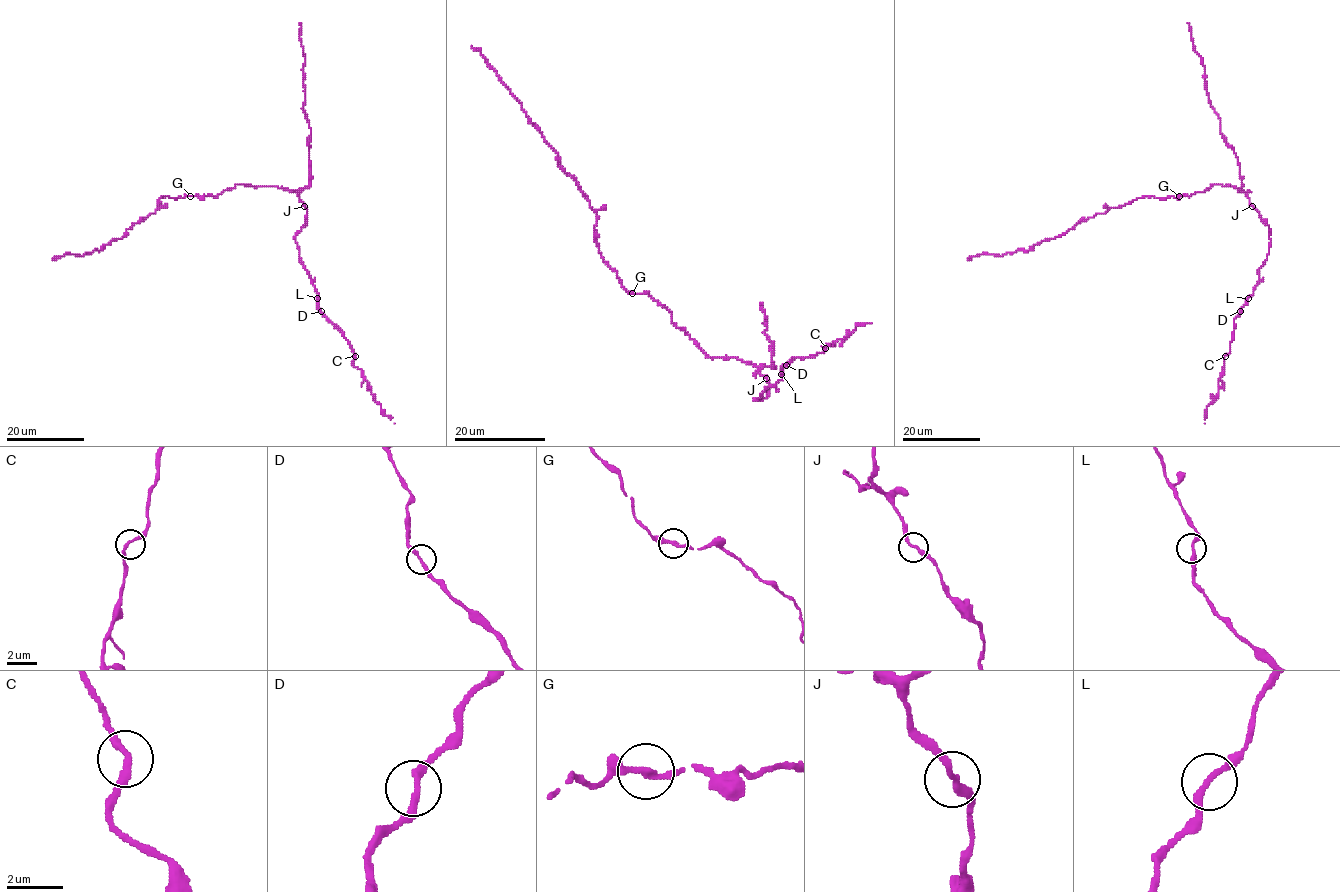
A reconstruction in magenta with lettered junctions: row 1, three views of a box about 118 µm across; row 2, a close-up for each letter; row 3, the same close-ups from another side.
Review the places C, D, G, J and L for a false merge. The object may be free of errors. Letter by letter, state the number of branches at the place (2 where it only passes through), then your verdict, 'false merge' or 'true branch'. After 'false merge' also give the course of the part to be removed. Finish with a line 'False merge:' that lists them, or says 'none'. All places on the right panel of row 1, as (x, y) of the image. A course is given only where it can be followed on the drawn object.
C: 2 branches meet; true branch
D: 2 branches meet; true branch
G: 2 branches meet; true branch
J: 2 branches meet; true branch
L: 2 branches meet; true branch
False merge: none

